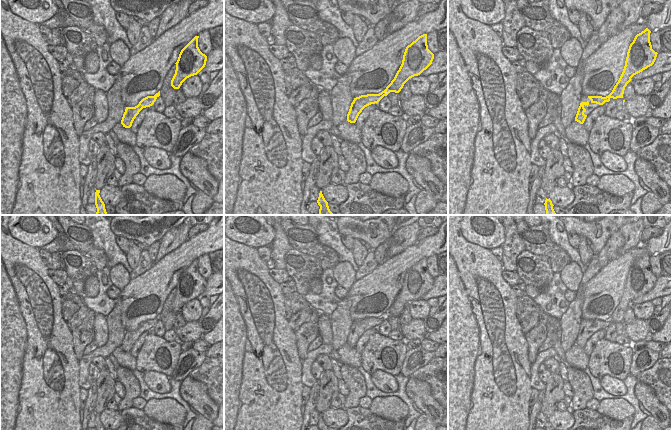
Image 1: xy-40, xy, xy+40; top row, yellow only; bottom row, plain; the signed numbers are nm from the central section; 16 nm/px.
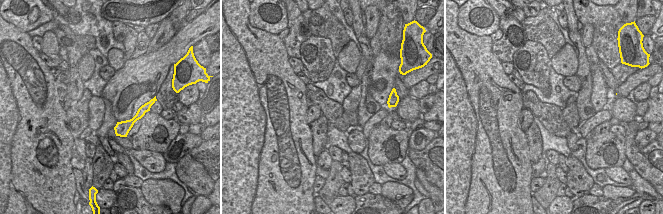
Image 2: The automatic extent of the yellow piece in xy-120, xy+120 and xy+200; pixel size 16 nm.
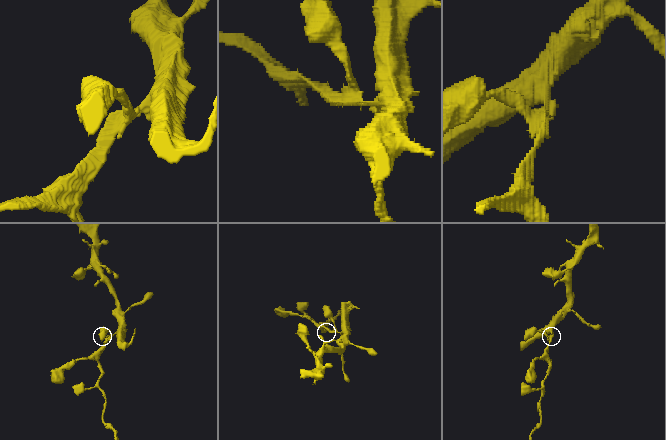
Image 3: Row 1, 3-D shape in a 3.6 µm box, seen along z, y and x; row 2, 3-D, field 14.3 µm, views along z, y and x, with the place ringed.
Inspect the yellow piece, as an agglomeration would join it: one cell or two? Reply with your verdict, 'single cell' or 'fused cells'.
single cell

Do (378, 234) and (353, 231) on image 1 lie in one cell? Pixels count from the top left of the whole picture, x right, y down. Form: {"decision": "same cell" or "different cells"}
{"decision": "same cell"}

